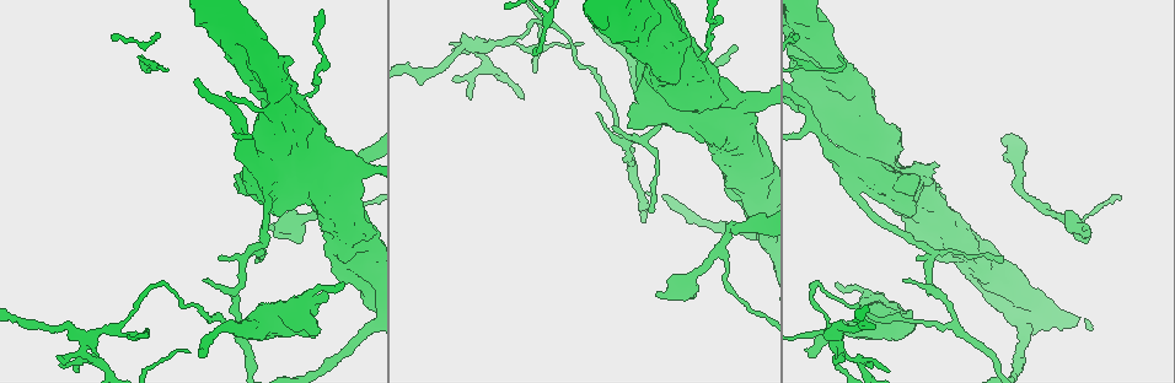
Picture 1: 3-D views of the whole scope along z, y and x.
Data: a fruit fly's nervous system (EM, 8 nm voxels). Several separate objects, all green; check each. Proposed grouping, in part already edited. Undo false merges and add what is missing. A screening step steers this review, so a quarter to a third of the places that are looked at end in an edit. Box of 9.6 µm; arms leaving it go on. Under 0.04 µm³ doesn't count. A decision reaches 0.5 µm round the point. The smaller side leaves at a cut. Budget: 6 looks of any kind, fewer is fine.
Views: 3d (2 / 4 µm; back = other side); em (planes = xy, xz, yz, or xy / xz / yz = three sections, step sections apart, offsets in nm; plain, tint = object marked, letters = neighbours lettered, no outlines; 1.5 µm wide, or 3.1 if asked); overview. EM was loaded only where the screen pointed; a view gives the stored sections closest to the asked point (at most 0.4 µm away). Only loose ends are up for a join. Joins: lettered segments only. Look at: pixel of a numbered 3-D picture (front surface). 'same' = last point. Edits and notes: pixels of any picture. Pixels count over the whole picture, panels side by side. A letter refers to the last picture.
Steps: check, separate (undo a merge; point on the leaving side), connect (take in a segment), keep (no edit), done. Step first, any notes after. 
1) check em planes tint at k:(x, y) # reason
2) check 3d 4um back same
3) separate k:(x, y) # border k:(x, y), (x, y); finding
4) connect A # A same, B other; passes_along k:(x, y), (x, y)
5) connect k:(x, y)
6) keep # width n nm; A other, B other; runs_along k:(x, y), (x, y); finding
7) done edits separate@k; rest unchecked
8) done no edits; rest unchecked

check 3d 2um at 1:(722, 251) # three-way junction

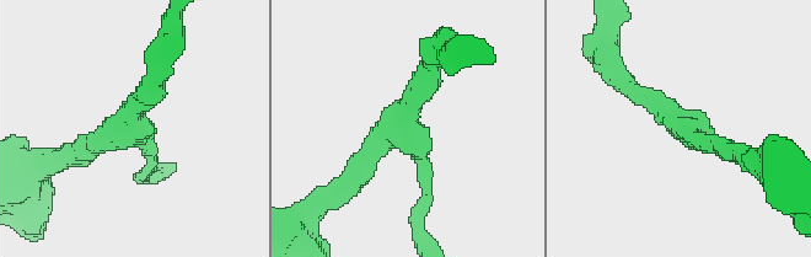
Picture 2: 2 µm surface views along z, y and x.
check em xy step 4 letters at 2:(128, 127) # arms 3; now the EM

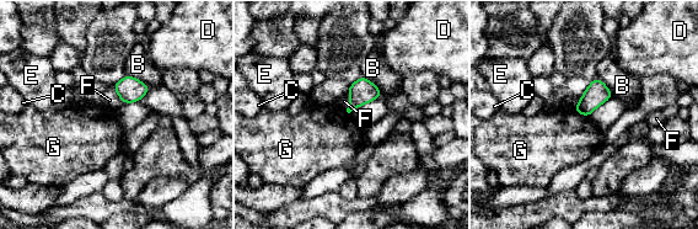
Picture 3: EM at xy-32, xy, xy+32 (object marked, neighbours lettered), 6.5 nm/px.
keep # longest_contact B 180 nm; B other, C other, D other, E other, F other, G other; one neuron here

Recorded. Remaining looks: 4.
check 3d 4um at 1:(657, 293) # branch stops here

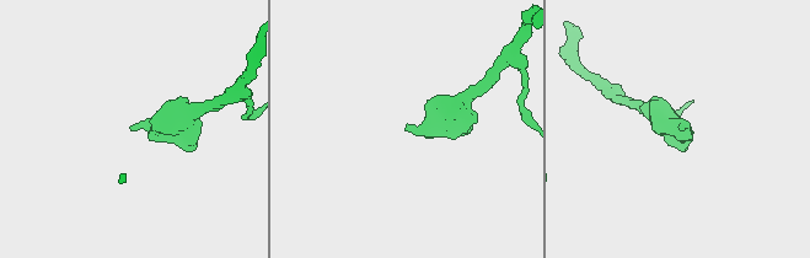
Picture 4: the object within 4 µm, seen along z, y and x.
check em planes letters at 4:(680, 128) # now the EM

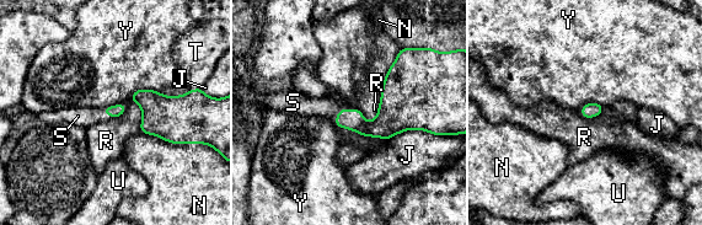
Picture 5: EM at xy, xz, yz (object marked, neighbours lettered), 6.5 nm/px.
connect S # longest_contact N 360 nm; J other, N other, R other, S same, T other, U other, Y other; passes_along 5:(353, 119), (341, 110), (326, 107); it goes on there

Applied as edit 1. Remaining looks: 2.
check em yz step 4 letters at 1:(198, 354) # end of a long branch

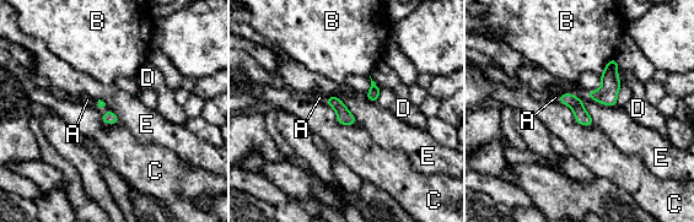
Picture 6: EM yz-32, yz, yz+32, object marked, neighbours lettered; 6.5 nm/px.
check em planes letters same

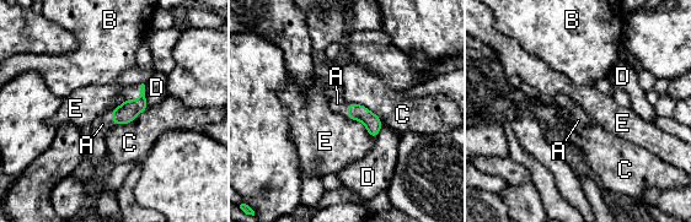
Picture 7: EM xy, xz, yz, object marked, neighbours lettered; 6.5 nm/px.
connect A # A same, B other, C other, D other, E other; passes_along 7:(126, 113), (111, 115), (102, 124); the neuron continues

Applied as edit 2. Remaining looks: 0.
done edits connect@5, connect@7; rest unchecked

